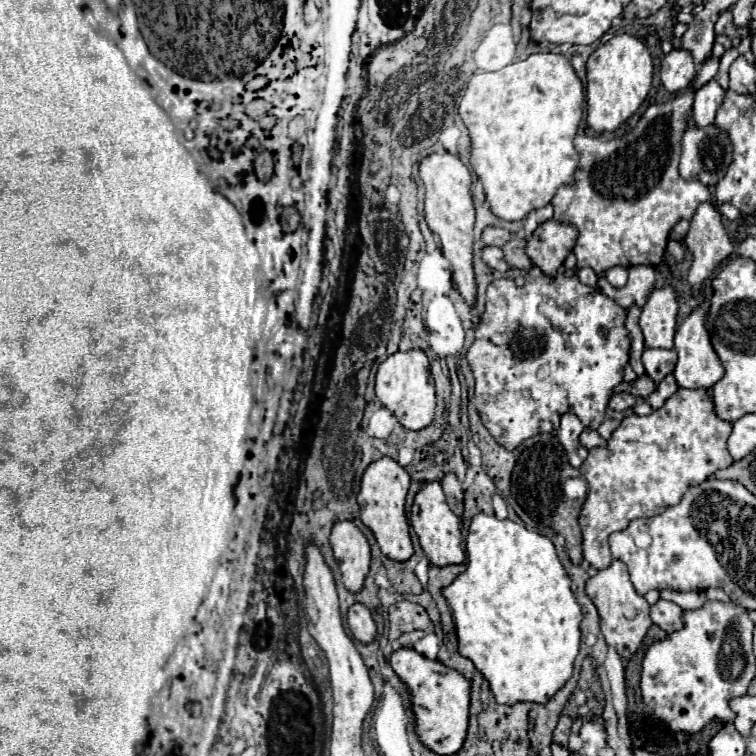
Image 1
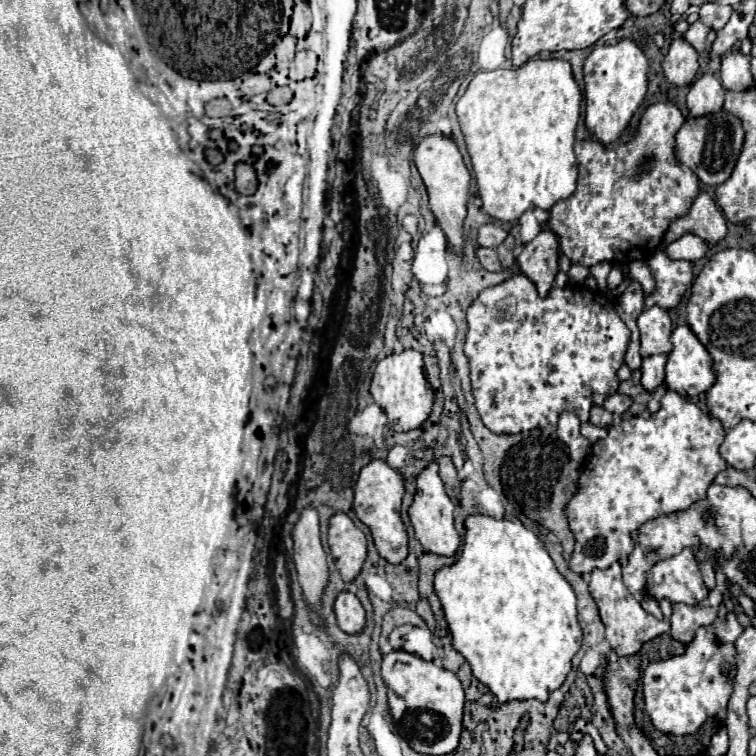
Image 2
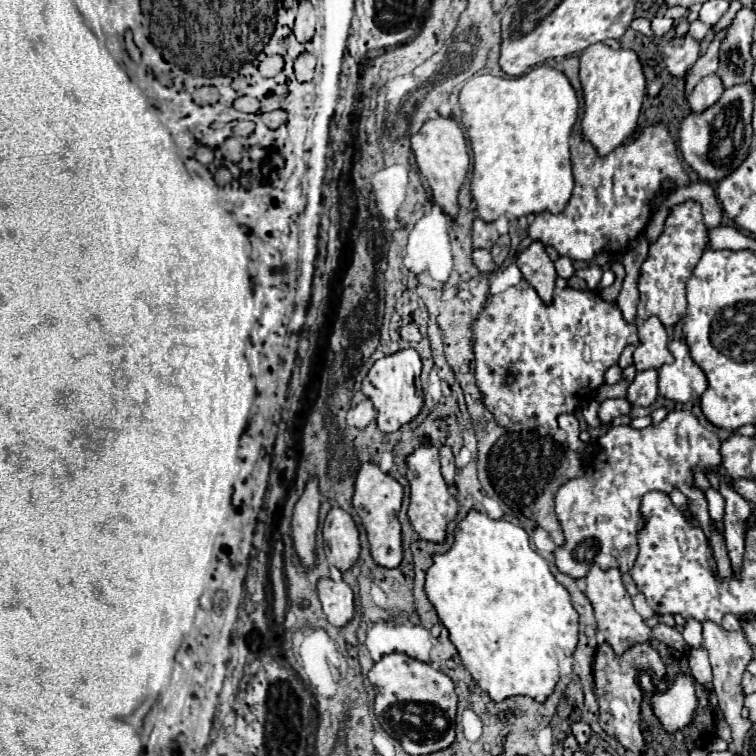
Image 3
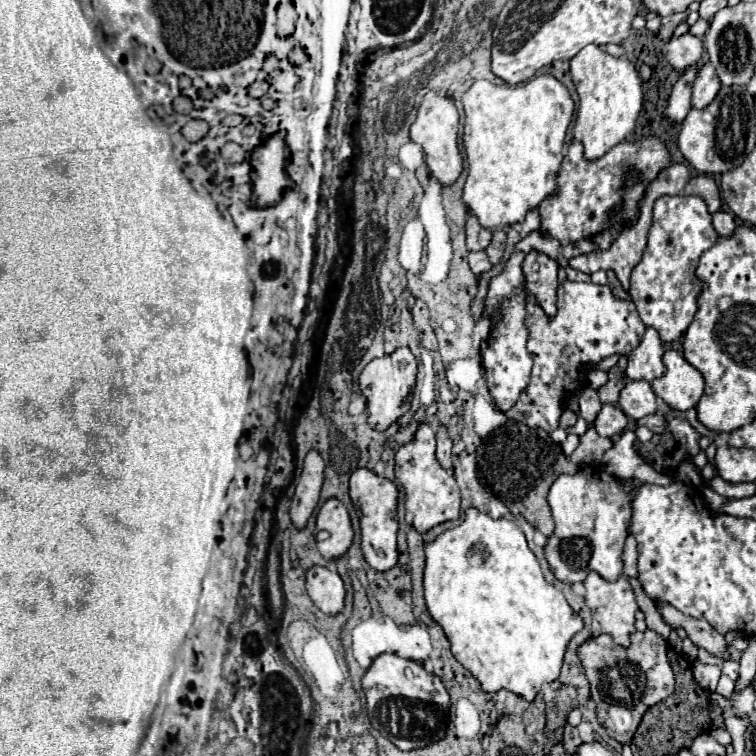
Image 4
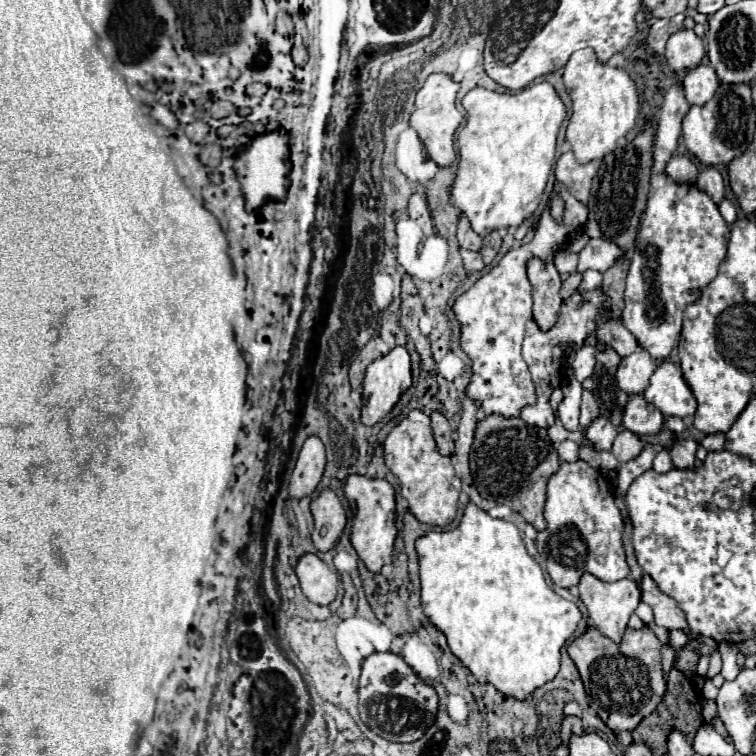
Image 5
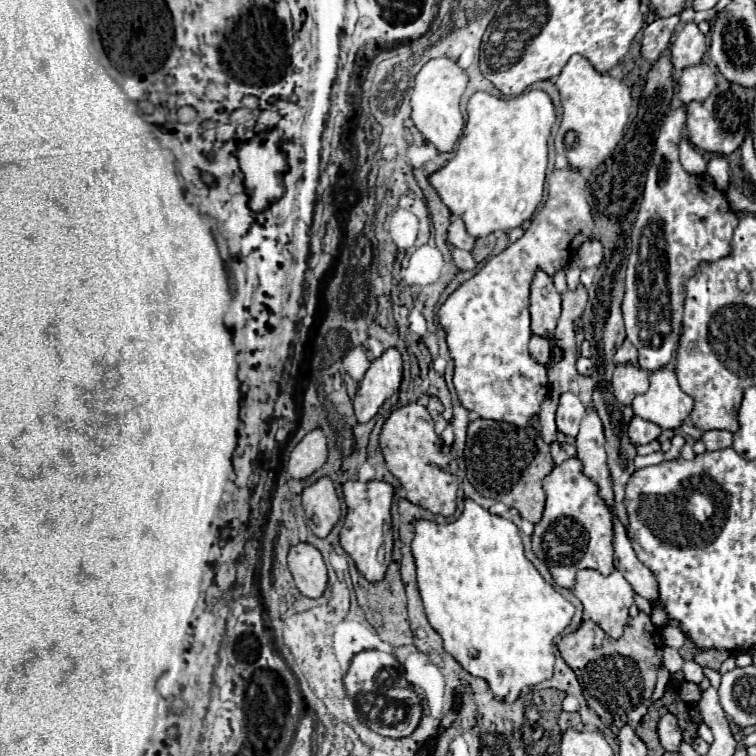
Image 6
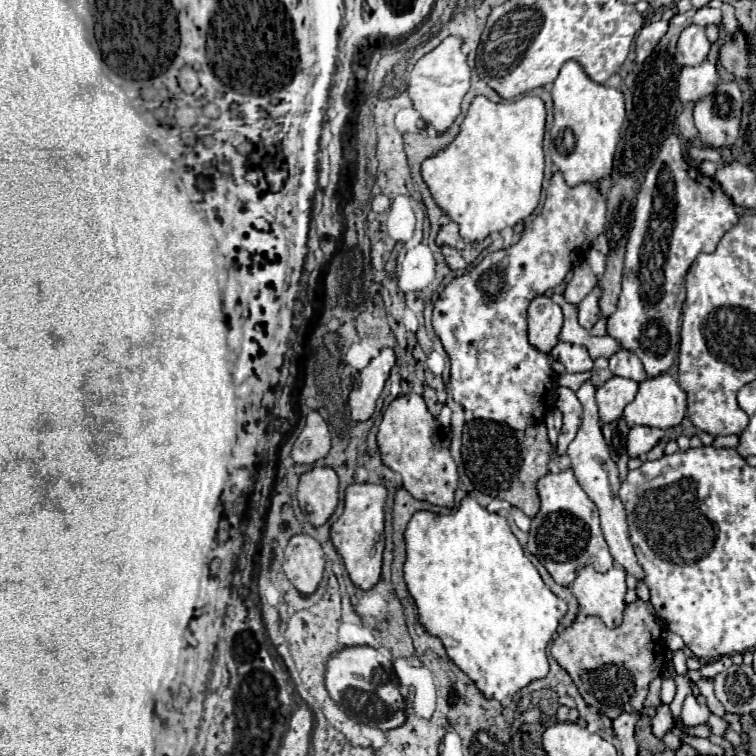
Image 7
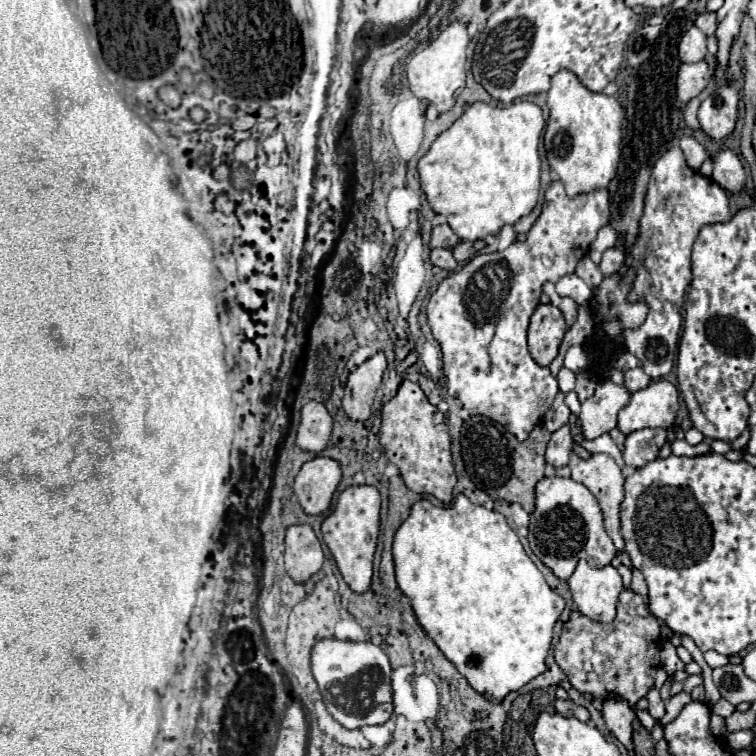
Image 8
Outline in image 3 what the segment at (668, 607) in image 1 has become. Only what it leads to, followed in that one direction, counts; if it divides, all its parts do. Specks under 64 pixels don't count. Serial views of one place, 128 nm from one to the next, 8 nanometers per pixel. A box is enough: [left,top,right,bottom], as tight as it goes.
[682,488,724,648]

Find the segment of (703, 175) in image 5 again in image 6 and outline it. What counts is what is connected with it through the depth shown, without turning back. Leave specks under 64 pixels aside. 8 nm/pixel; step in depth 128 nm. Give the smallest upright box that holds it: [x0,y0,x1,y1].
[706,156,730,192]

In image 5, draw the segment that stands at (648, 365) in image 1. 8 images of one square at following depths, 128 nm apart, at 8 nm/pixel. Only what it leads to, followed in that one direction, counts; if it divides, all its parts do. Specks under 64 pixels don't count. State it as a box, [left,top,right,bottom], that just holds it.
[624,394,662,436]

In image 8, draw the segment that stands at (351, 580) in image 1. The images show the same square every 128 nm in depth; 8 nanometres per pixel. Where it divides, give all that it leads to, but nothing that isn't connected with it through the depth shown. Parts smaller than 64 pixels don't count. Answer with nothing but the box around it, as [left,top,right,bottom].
[294,456,342,514]

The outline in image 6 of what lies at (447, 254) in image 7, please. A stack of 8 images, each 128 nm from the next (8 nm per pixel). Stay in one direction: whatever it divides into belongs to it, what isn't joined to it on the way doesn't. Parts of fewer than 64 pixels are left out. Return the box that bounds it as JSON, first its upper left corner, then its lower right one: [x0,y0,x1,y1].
[452,248,476,270]

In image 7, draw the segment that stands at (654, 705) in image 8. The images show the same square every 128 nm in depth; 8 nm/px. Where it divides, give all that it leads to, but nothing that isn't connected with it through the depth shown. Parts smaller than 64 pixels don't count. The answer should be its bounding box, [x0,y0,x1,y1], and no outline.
[652,704,674,738]

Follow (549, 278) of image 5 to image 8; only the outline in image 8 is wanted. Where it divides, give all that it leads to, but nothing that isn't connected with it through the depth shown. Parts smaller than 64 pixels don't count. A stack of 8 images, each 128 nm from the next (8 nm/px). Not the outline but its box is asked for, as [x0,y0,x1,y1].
[528,304,566,366]

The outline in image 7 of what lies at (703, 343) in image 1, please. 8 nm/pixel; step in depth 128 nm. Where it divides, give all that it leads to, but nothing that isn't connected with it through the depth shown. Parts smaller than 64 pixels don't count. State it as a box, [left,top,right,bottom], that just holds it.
[624,374,686,428]

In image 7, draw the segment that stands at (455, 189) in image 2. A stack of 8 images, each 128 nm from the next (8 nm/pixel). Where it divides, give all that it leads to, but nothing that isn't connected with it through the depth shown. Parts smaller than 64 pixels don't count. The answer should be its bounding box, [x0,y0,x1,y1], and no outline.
[408,36,470,132]

